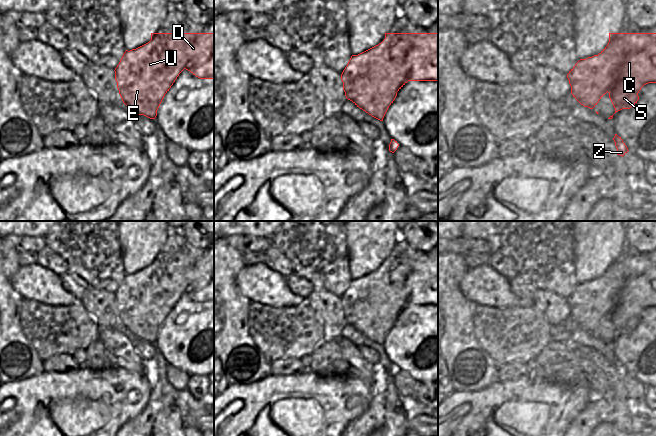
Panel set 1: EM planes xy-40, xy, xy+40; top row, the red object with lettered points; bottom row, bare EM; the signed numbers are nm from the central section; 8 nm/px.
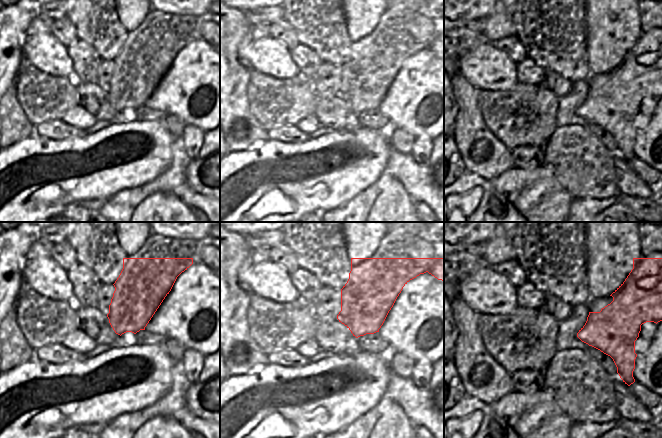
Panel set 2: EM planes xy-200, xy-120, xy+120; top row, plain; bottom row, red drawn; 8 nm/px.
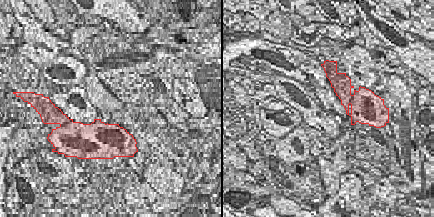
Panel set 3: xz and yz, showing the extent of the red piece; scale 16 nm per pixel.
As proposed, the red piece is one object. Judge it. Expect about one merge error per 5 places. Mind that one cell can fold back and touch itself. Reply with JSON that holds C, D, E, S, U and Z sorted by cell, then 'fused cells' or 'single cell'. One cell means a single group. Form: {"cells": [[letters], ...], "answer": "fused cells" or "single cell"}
{"cells": [["C", "D", "E", "S", "U", "Z"]], "answer": "single cell"}

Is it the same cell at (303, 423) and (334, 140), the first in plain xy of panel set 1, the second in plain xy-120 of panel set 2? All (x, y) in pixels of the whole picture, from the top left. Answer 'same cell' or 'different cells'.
same cell

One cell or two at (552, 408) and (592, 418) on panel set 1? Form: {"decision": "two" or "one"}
{"decision": "two"}

